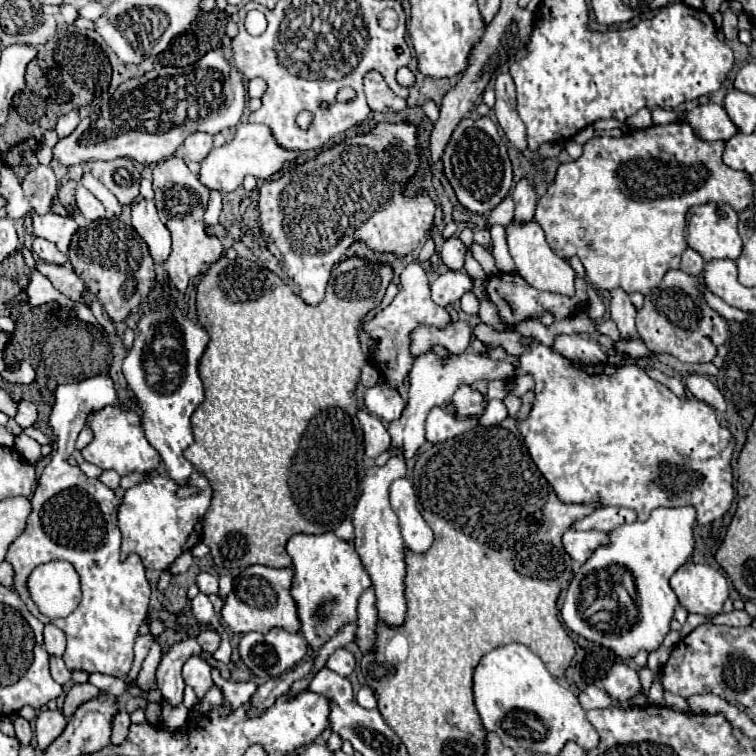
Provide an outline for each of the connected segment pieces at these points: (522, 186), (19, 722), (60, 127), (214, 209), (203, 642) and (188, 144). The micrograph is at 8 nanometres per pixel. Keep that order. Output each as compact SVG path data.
M521 179L511 197L515 201L513 221L531 221L535 213L535 203L537 203L537 193L531 187L531 183L527 179Z
M15 717L13 725L15 725L15 737L17 737L23 745L29 745L29 741L33 739L33 731L31 731L29 721L23 719L23 717Z
M71 111L71 113L67 113L67 115L61 115L61 117L57 119L57 127L55 127L59 139L61 139L61 137L69 137L69 133L73 133L73 129L77 129L79 121L81 121L81 119L79 119L79 113L77 113L77 111Z
M213 191L211 197L209 197L209 205L207 205L205 217L203 217L205 227L213 227L213 225L217 225L217 221L219 221L219 213L221 213L221 193L219 193L219 191Z
M203 631L203 633L199 633L197 641L199 641L199 645L201 645L205 651L209 651L209 653L213 655L215 649L219 647L219 633L217 633L217 631Z
M191 133L183 141L185 157L191 161L197 161L197 163L203 161L211 149L213 149L213 137L209 133Z

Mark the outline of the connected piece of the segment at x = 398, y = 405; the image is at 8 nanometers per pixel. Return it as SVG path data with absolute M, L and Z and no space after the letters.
M379 383L365 391L365 407L381 421L391 423L401 417L405 409L405 401L395 389L389 389L385 383Z

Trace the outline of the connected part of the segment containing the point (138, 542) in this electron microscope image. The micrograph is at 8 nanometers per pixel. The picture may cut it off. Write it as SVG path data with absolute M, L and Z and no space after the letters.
M193 471L185 487L197 487L199 493L191 497L177 497L177 481L163 475L153 475L141 481L139 485L125 491L125 497L119 507L119 529L123 533L123 551L131 553L135 551L141 559L145 569L165 571L169 565L185 551L193 549L203 535L203 519L211 505L213 489L209 485L209 479Z

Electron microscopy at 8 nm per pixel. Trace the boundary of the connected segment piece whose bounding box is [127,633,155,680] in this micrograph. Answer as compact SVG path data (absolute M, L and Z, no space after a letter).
M150 633L147 635L139 635L134 644L134 661L127 675L127 680L134 679L140 671L141 665L149 652L154 636Z

